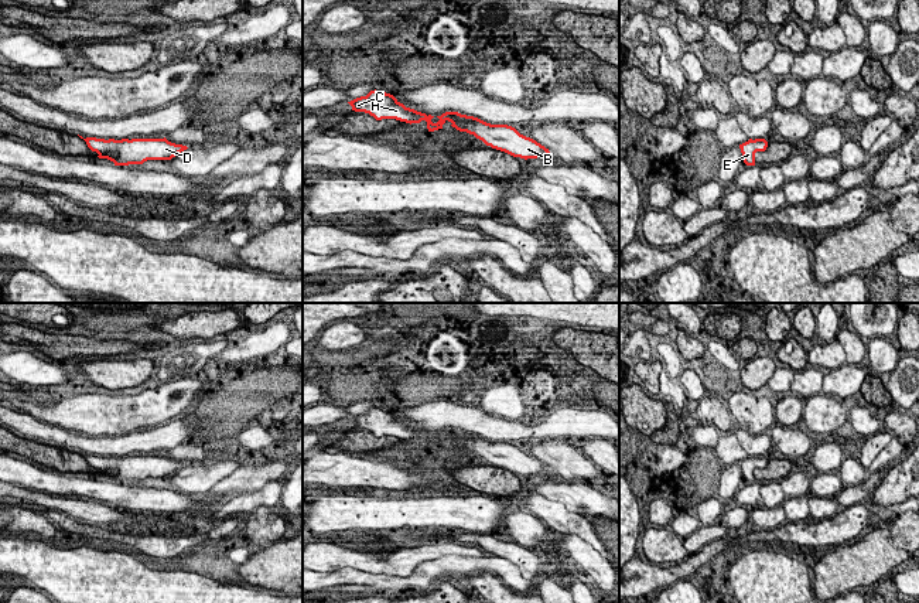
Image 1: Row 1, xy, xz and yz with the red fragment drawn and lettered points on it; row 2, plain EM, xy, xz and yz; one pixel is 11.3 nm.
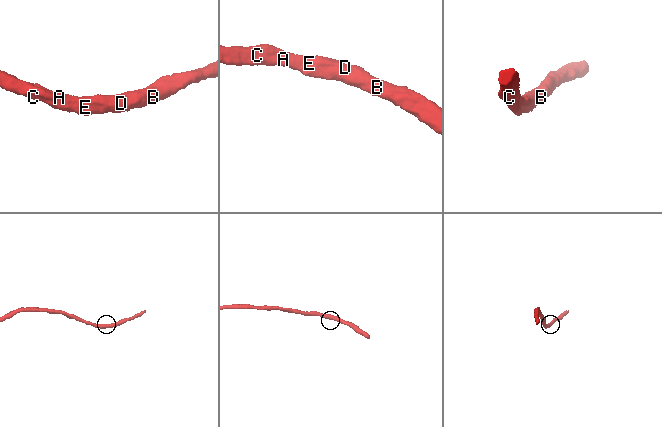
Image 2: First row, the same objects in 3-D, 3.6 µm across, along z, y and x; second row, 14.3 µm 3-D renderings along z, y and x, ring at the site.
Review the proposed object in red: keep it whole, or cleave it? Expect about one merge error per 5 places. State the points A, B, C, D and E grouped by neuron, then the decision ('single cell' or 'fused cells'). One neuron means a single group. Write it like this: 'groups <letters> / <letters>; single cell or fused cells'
groups A B C D E; single cell

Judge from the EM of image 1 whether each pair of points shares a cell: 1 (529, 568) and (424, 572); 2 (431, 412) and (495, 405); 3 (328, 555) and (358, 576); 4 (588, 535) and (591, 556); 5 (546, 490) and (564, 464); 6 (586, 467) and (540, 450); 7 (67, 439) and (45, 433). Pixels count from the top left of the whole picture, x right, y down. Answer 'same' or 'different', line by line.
1: different
2: different
3: different
4: different
5: different
6: same
7: same

